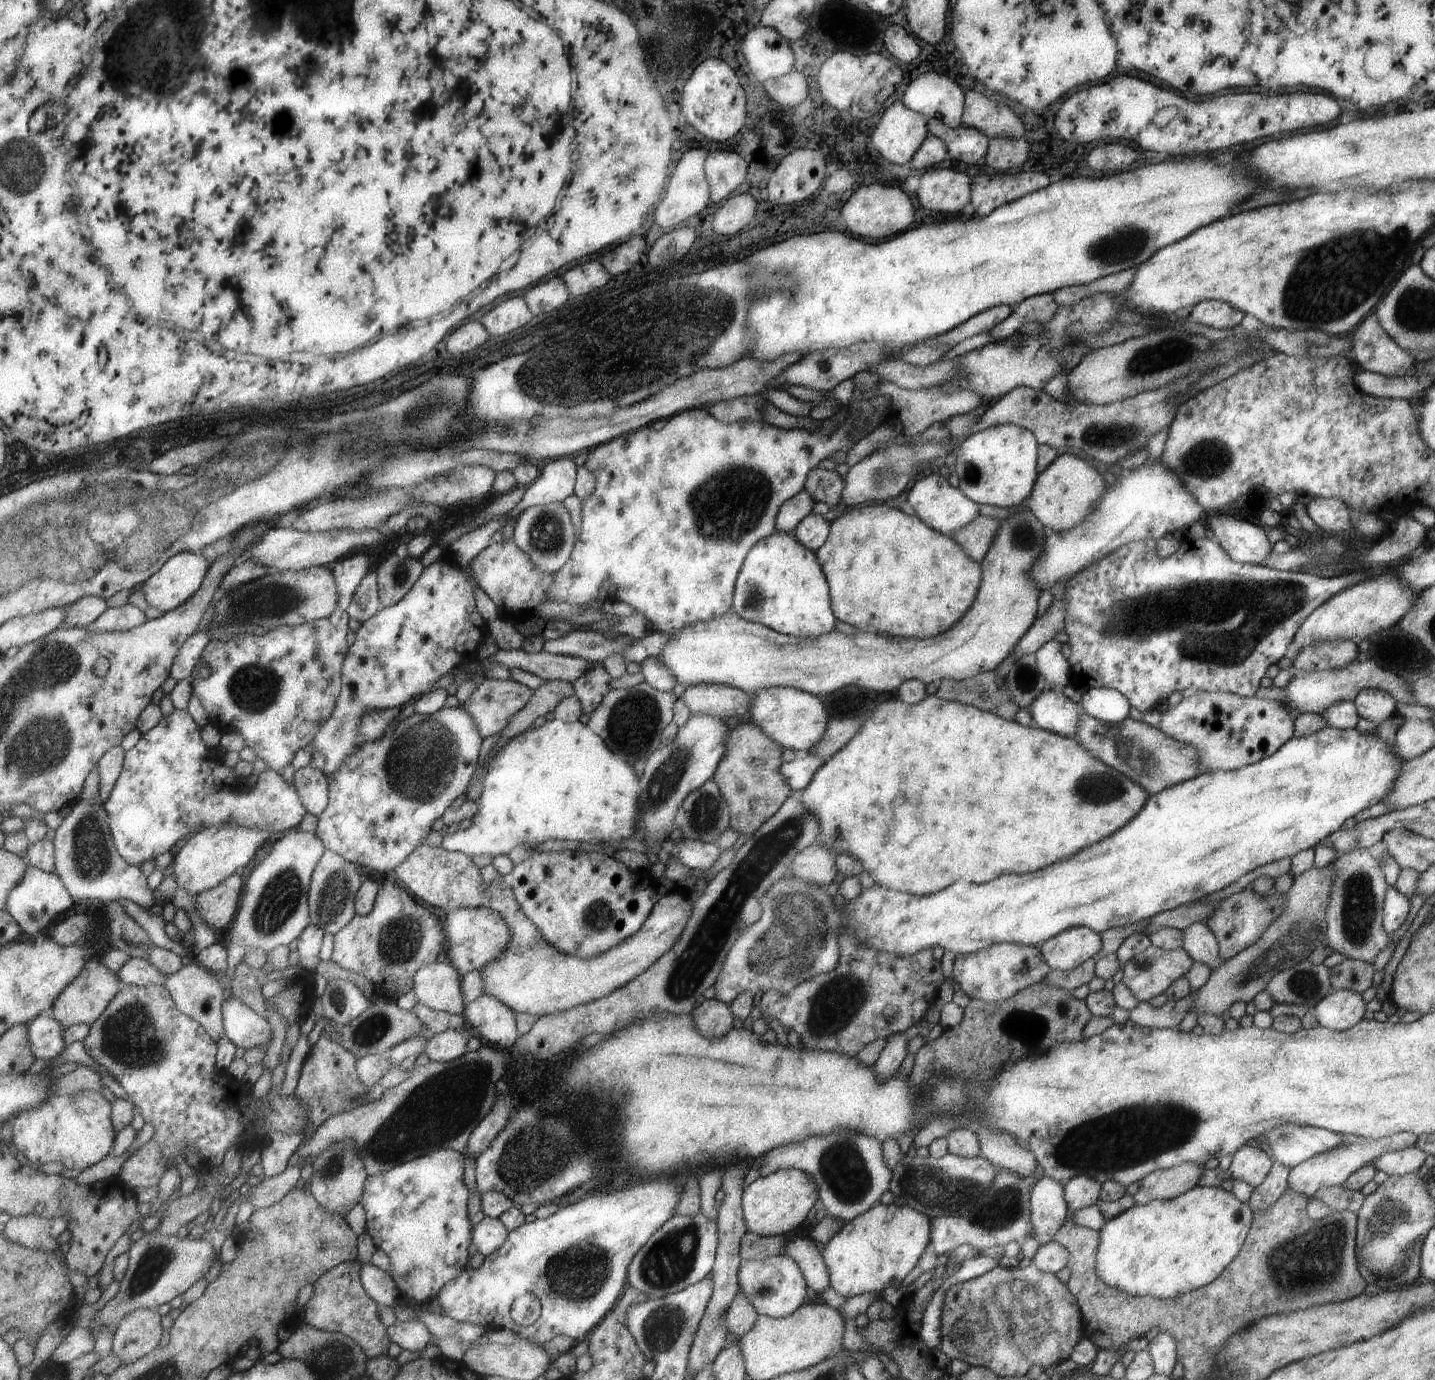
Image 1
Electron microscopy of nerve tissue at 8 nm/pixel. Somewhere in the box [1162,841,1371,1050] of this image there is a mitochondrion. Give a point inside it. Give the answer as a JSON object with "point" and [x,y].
{"point":[1298,939]}

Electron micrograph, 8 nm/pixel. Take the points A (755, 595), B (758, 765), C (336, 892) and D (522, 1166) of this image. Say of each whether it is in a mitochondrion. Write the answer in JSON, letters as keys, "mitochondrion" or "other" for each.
{"A":"mitochondrion","B":"other","C":"mitochondrion","D":"mitochondrion"}

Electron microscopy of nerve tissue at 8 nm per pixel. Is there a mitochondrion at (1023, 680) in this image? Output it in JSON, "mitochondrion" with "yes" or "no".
{"mitochondrion":"yes"}

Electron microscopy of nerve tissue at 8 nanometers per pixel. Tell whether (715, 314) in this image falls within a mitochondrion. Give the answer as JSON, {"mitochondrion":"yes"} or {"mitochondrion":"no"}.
{"mitochondrion":"yes"}

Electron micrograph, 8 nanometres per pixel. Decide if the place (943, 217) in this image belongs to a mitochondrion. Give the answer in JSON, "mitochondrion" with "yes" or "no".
{"mitochondrion":"no"}

